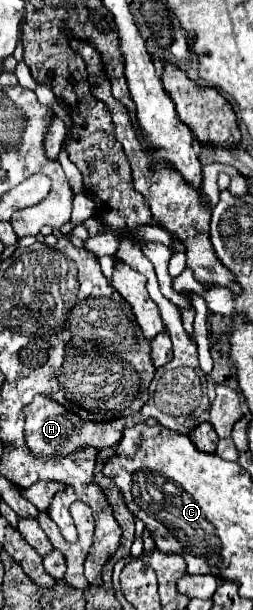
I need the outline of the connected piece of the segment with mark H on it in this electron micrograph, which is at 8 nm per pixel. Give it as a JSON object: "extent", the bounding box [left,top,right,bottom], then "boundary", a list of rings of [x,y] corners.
{"extent":[26,396,126,458],"boundary":[[[36,396],[30,406],[26,406],[26,440],[30,450],[36,456],[50,458],[52,454],[66,456],[78,448],[84,446],[94,446],[94,448],[106,448],[106,446],[116,446],[122,440],[122,432],[126,428],[126,420],[118,418],[112,422],[82,422],[78,416],[72,412],[66,412],[60,404],[54,404],[52,400],[44,396]]]}

